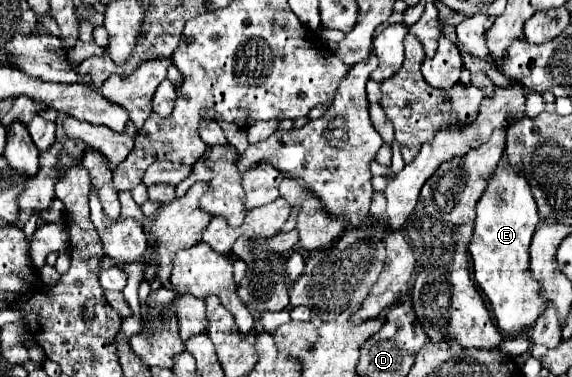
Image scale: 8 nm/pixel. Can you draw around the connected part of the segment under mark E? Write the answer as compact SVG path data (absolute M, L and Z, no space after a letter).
M503 154L477 202L477 218L467 252L473 262L473 278L491 302L497 326L505 336L529 330L545 308L541 282L529 274L529 244L537 222L539 214L529 182L523 170L511 166Z

